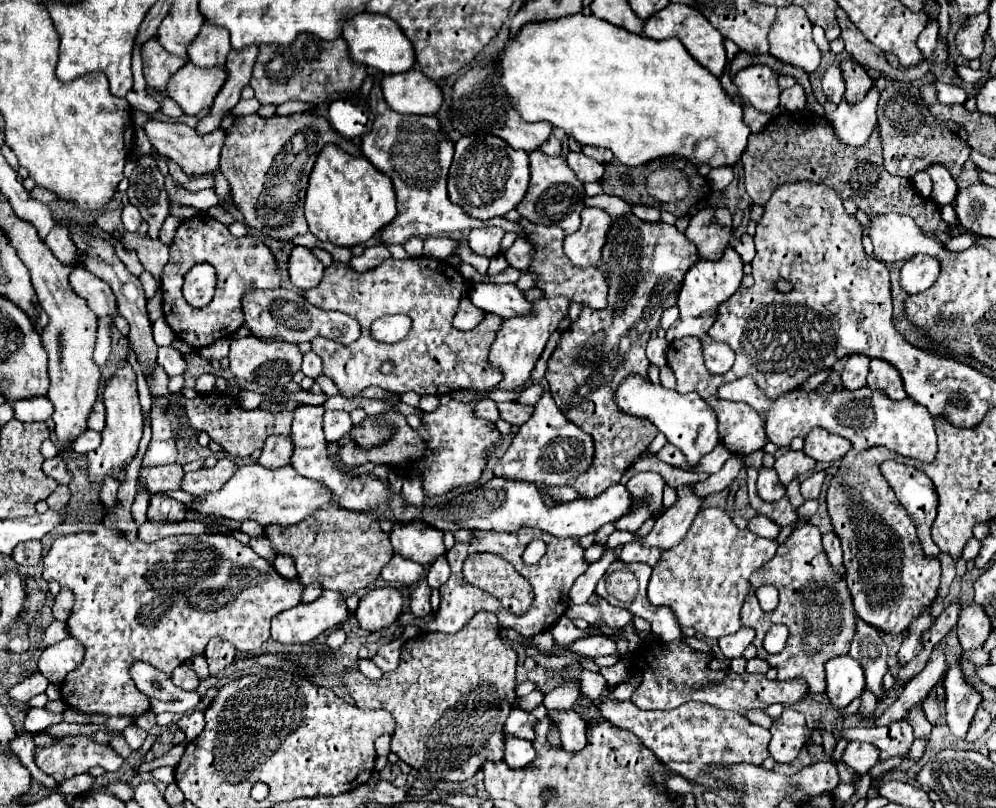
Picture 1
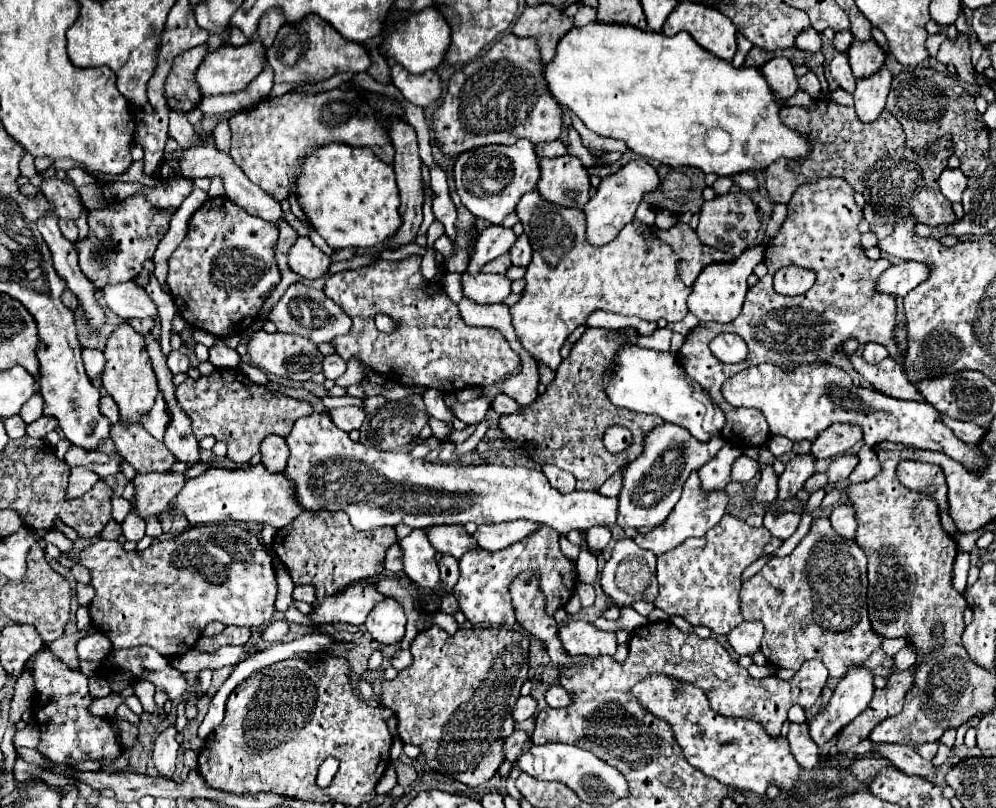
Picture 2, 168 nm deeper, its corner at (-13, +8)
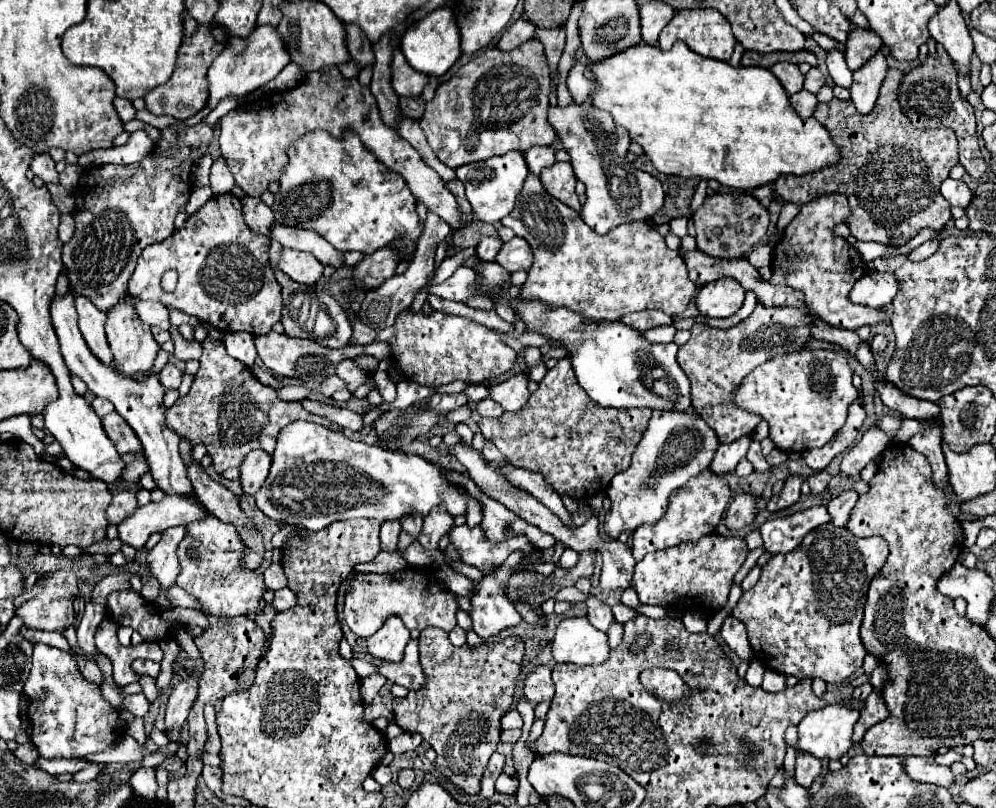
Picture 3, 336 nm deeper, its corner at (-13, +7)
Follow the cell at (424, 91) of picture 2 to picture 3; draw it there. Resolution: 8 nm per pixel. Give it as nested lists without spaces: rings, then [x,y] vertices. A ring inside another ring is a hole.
[[[395,50],[393,52],[393,64],[391,64],[391,72],[393,72],[393,90],[399,94],[399,96],[421,96],[421,92],[425,90],[425,86],[429,84],[429,76],[413,70],[403,52],[401,50]]]

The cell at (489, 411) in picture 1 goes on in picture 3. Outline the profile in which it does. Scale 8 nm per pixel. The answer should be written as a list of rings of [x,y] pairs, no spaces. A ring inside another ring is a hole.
[[[467,404],[467,406],[461,406],[461,408],[453,410],[453,412],[449,412],[449,414],[447,414],[447,420],[453,422],[453,424],[455,424],[455,422],[467,422],[467,420],[471,418],[471,414],[473,414],[473,412],[471,412],[471,408],[469,408],[469,404]]]

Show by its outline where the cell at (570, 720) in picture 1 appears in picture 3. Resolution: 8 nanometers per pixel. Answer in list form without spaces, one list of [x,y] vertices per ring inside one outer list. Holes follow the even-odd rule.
[[[537,666],[525,678],[525,698],[529,702],[543,702],[543,700],[551,700],[553,694],[555,690],[553,690],[553,680],[551,680],[551,670]]]

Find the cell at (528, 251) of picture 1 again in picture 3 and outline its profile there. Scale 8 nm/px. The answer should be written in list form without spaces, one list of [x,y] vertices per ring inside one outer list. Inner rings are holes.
[[[515,236],[513,240],[509,240],[509,242],[503,244],[503,248],[499,250],[495,262],[501,264],[509,272],[529,270],[531,262],[533,262],[533,252],[531,252],[529,244],[523,238]]]

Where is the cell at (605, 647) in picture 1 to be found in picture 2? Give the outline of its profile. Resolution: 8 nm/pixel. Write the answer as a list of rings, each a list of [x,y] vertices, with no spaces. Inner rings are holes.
[[[571,621],[559,627],[559,639],[563,651],[571,657],[587,655],[587,657],[601,657],[601,655],[615,655],[617,641],[615,633],[599,631],[589,621]]]

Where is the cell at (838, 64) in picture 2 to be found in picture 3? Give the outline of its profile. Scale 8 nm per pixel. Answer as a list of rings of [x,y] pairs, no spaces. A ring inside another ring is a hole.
[[[837,48],[831,52],[831,62],[829,62],[829,74],[831,78],[835,80],[837,86],[843,86],[843,88],[851,88],[851,70],[845,62],[845,56],[843,56],[843,48]]]

